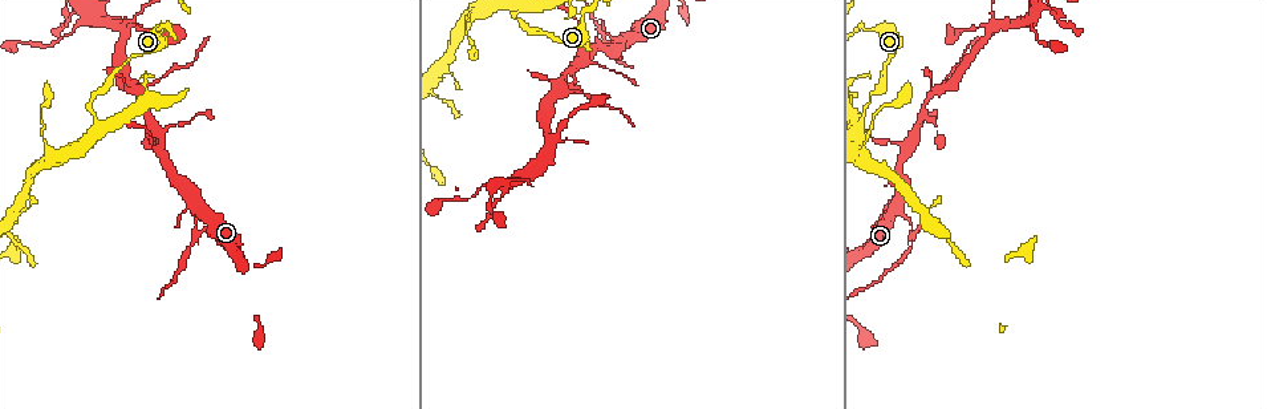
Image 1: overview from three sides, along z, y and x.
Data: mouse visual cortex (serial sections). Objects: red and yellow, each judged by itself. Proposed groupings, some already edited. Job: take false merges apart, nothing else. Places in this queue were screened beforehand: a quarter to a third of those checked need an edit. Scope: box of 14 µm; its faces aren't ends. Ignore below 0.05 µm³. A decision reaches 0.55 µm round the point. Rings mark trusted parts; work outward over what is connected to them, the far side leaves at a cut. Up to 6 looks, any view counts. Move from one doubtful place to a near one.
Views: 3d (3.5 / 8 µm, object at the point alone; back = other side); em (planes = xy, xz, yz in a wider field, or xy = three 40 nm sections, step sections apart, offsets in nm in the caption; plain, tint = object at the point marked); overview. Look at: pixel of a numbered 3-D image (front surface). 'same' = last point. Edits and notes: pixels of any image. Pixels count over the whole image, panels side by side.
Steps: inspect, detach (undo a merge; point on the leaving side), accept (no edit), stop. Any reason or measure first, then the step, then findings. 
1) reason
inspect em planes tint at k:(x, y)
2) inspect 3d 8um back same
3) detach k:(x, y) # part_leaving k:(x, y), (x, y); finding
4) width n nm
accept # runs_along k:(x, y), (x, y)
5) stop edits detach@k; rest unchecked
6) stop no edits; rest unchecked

thin neck
inspect 3d 3.5um at 1:(192, 228)

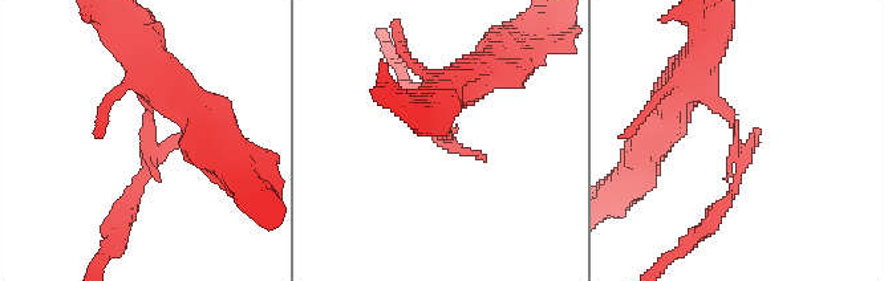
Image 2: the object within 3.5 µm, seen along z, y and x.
shape alone is not enough
inspect em xy step 2 tint at 2:(734, 139)

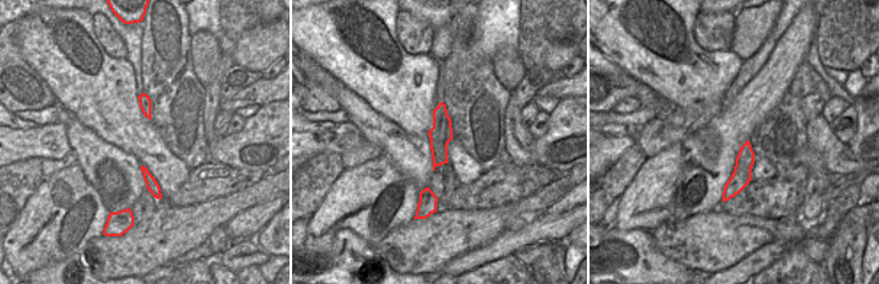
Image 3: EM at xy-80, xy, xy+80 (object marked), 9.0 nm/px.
inspect em xy step 3 tint same

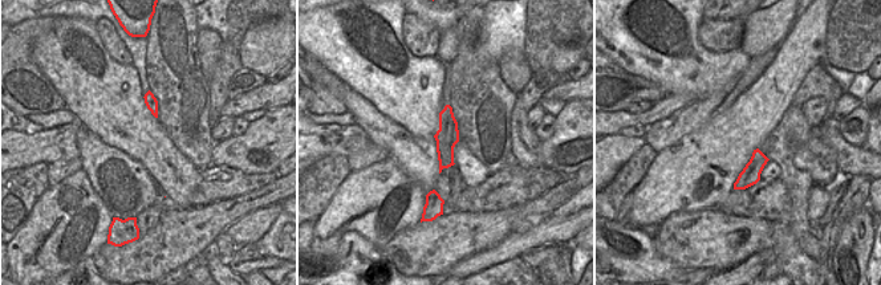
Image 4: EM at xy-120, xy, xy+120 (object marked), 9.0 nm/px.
detach 2:(121, 212) # two cells meet here

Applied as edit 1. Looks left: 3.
see it whole again
inspect overview

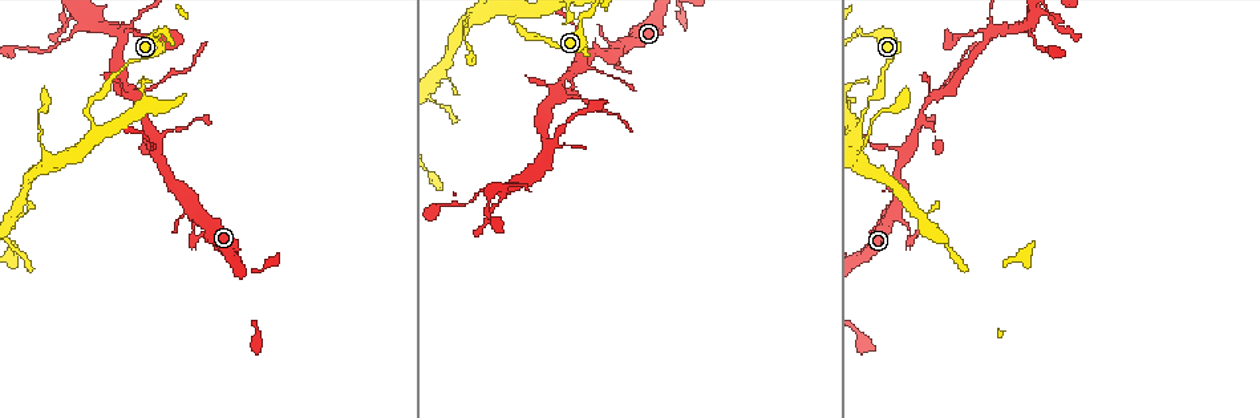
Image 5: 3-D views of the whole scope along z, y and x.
side arm on a straight run
inspect 3d 3.5um at 5:(906, 154)

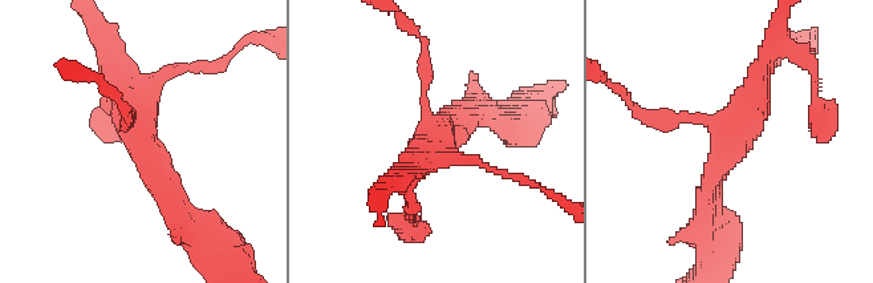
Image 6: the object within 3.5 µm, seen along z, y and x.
need the tissue
inspect em xy step 3 tint at 6:(140, 129)

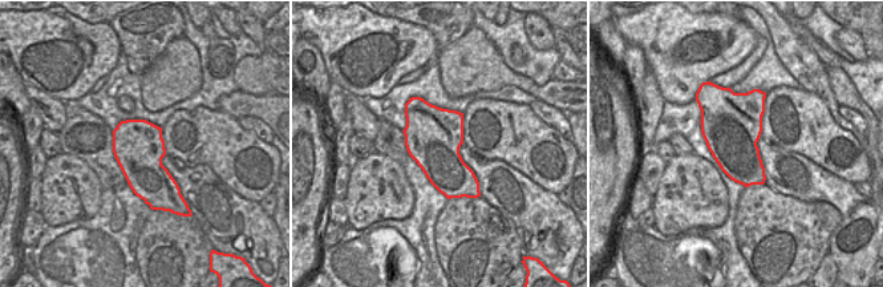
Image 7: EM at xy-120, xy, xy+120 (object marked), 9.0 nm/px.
accept # runs_along 6:(173, 205), (155, 180), (110, 57); all the same cell

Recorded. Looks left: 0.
stop edits detach@2; rest unchecked

